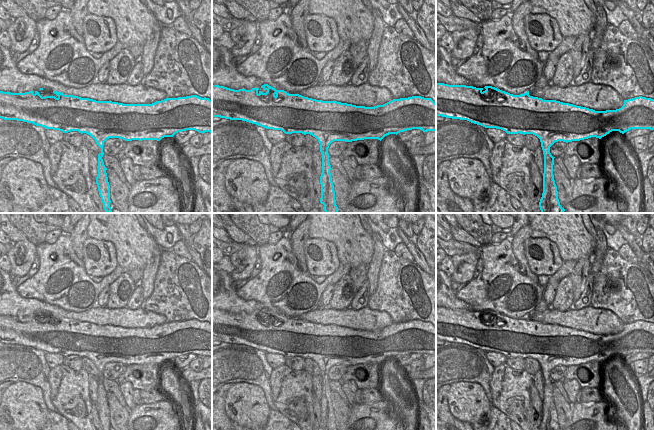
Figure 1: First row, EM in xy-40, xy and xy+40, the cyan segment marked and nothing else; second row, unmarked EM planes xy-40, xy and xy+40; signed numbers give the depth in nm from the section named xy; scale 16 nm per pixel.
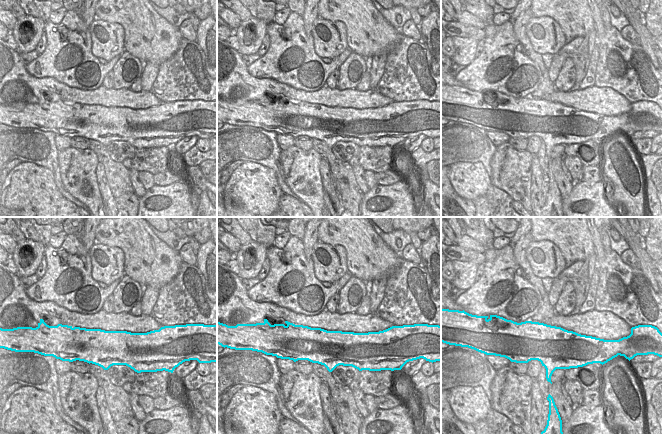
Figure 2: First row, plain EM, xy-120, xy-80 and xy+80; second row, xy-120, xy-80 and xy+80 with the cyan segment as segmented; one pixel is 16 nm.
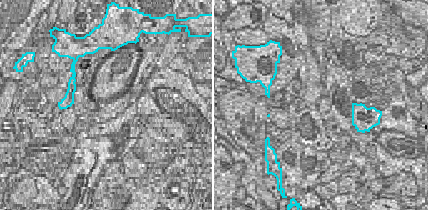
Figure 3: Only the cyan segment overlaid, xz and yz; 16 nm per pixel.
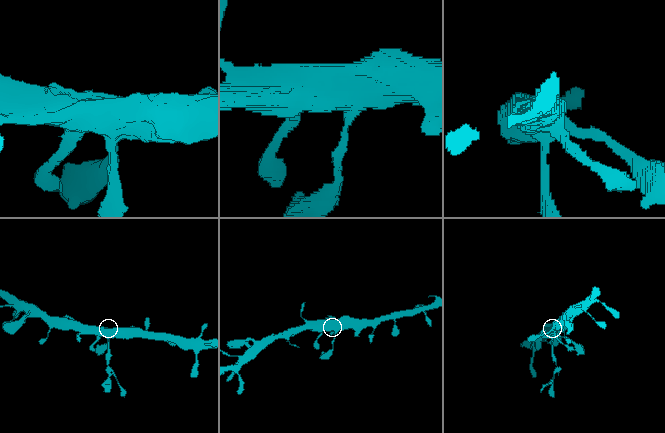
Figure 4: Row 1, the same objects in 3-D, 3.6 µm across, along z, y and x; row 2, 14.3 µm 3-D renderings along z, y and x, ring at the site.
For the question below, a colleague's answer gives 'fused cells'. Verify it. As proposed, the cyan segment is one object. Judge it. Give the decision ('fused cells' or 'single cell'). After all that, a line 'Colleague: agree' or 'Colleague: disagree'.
fused cells
Colleague: agree

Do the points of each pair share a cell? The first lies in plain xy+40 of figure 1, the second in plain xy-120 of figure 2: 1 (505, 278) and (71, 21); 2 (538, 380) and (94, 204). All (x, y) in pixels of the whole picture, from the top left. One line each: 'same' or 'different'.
1: same
2: different

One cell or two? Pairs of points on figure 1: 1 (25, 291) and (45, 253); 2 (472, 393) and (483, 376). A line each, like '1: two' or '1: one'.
1: one
2: two

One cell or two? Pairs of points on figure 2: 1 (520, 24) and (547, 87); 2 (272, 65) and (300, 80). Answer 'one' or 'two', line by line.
1: one
2: one

